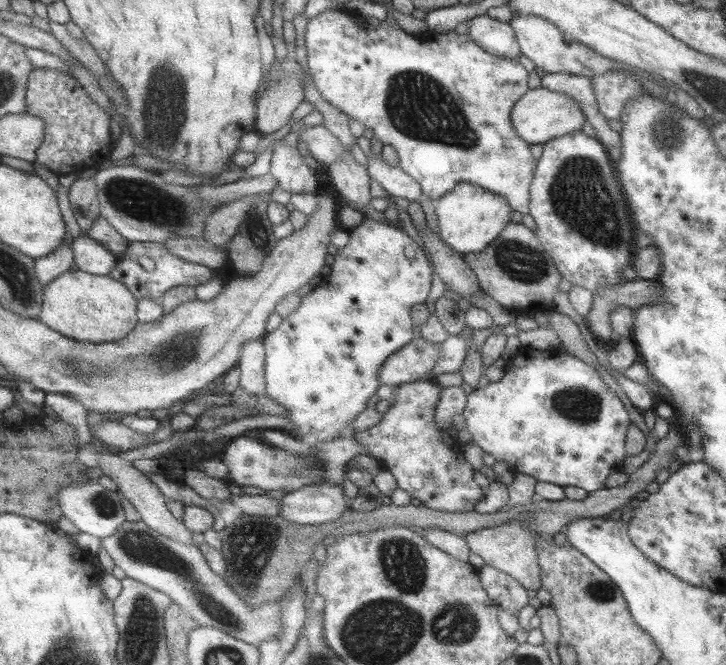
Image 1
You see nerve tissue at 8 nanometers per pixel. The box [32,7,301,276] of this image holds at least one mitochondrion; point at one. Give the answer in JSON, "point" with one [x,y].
{"point":[165,106]}

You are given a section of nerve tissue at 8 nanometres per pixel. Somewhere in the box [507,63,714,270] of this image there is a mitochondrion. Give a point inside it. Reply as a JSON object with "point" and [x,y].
{"point":[579,195]}

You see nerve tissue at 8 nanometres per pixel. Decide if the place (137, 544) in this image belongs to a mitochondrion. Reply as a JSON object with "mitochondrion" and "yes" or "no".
{"mitochondrion":"yes"}

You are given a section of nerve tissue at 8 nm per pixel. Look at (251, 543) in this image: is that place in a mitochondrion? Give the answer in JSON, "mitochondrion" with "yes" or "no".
{"mitochondrion":"yes"}

